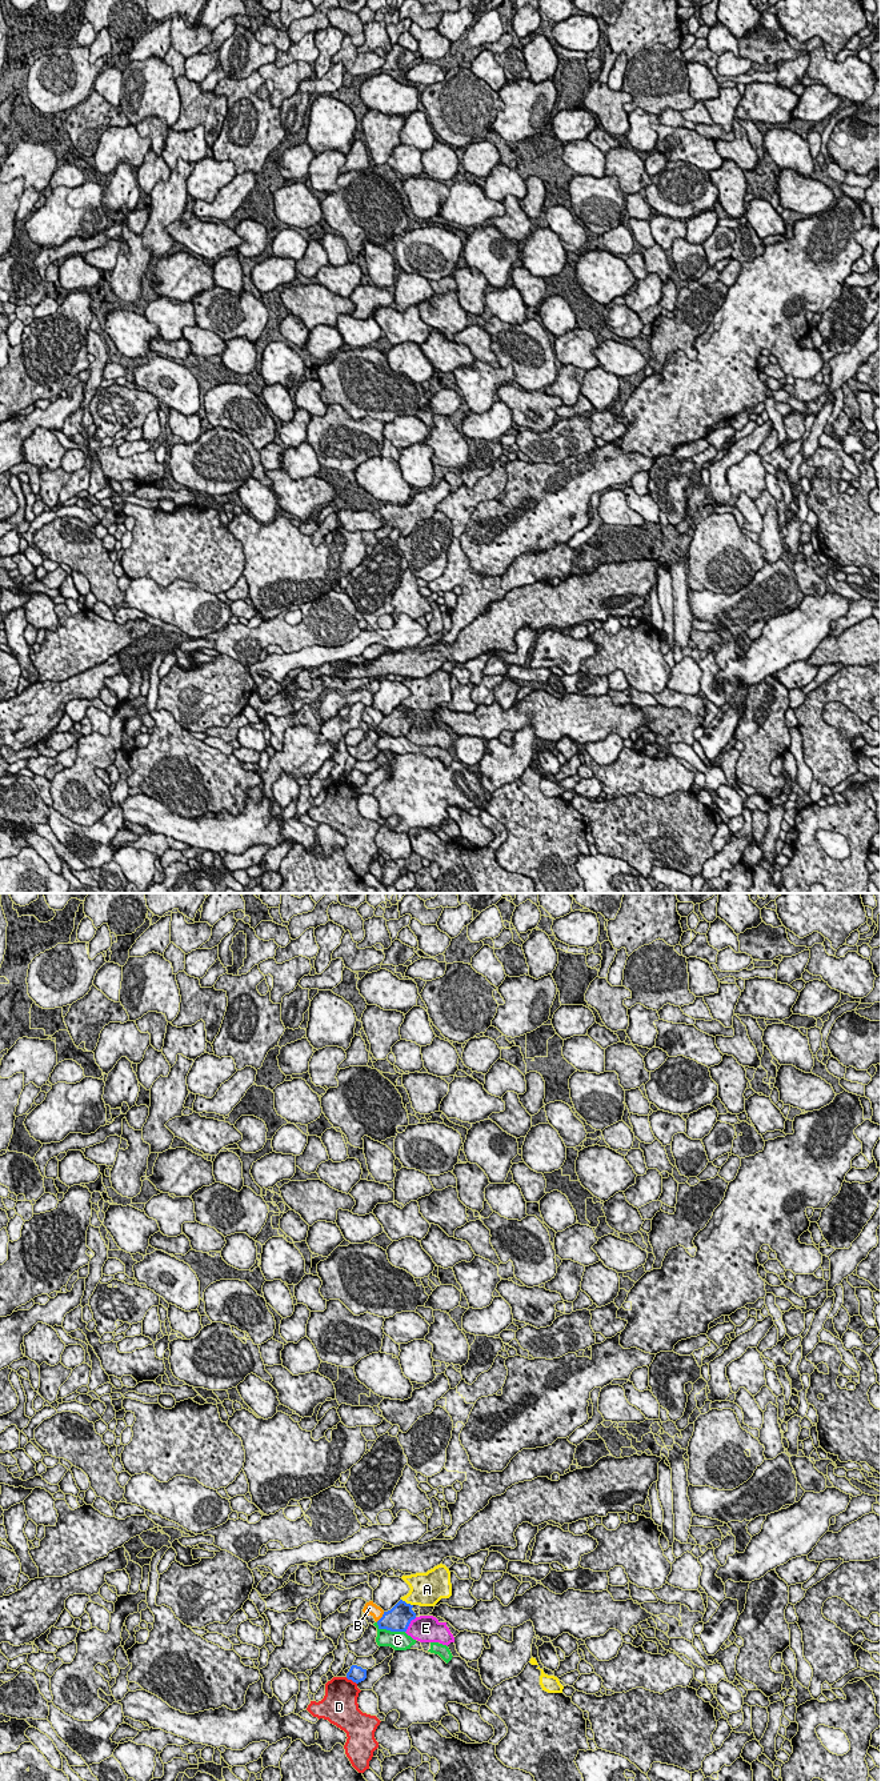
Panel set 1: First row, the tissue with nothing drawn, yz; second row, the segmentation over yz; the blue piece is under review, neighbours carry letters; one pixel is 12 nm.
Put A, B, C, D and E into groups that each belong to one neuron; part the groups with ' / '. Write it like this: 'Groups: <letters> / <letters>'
Groups: A / B C / D / E

